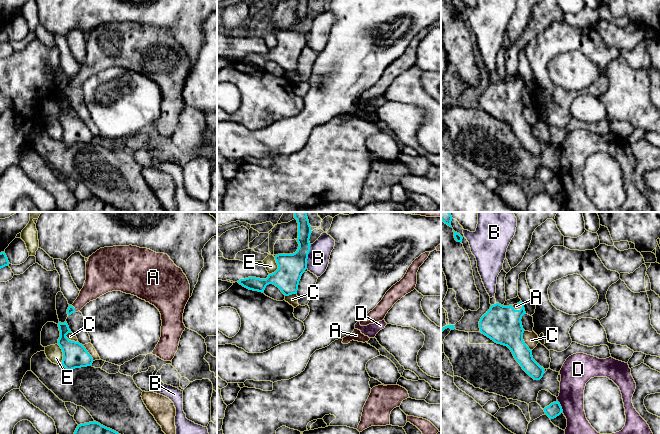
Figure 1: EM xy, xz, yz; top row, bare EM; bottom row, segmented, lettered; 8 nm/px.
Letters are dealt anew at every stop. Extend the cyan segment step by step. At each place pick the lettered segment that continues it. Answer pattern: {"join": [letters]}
{"join": ["A"]}

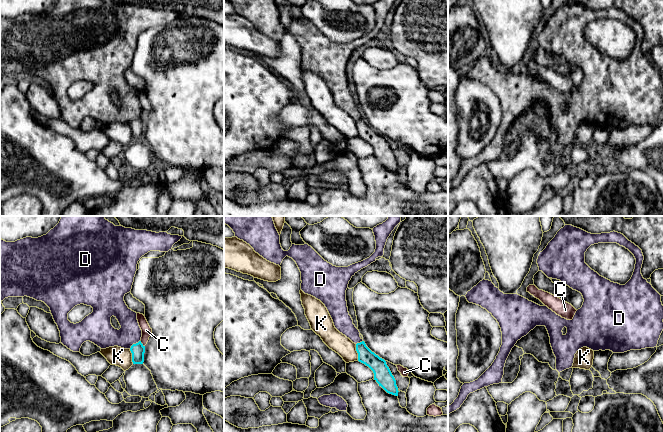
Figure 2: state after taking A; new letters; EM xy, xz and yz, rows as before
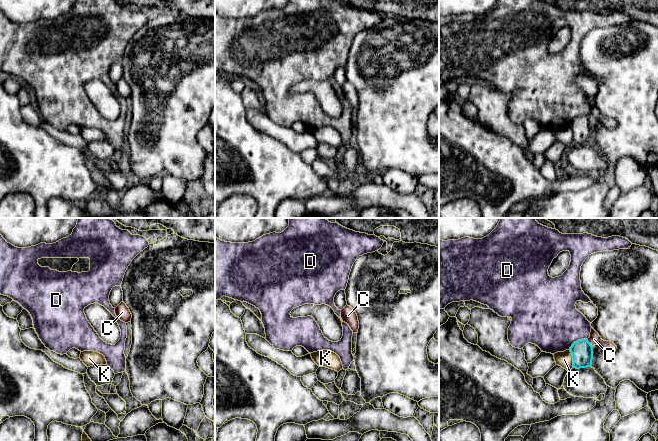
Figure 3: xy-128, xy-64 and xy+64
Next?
{"join": []}

